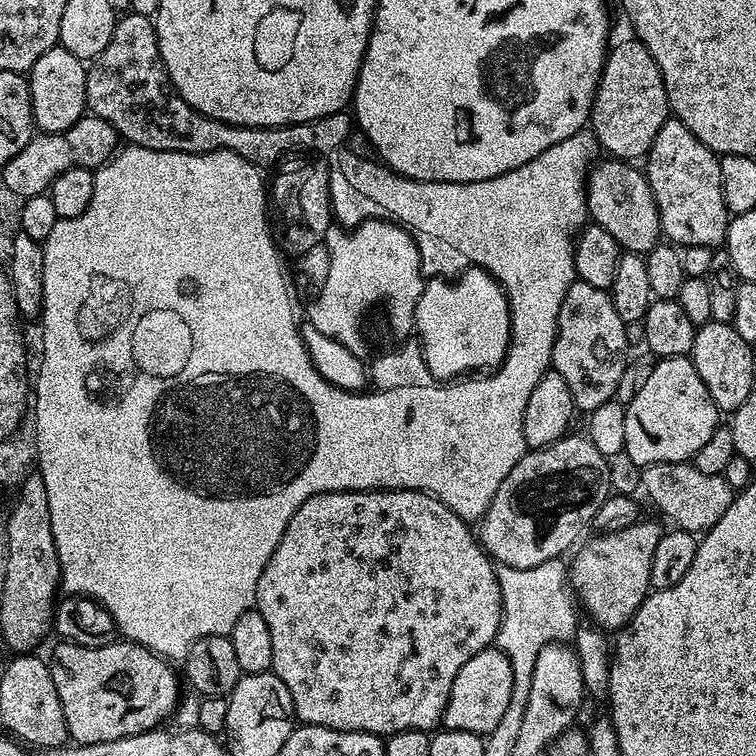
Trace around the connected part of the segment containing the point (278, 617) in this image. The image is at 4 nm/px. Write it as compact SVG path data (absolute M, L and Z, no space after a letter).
M405 488L373 490L371 492L323 492L314 498L306 498L302 506L290 518L282 542L270 554L262 578L258 578L255 611L266 618L270 638L274 645L272 671L290 690L296 718L300 724L317 724L343 732L369 732L387 738L405 732L418 730L428 732L435 729L444 719L444 711L450 702L454 678L474 654L484 648L493 647L502 618L502 594L496 577L497 565L484 551L479 539L464 520L450 506L429 492L415 492Z

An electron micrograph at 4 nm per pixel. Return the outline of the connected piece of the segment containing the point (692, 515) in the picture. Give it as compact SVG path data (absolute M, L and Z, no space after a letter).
M687 461L645 465L641 469L641 489L648 494L653 504L672 520L673 525L693 534L703 534L711 529L729 509L734 499L734 489L724 480L723 476L702 474Z

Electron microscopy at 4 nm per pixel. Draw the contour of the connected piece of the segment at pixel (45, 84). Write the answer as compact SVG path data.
M62 47L51 48L34 62L26 79L32 99L32 123L41 133L61 132L86 115L86 78L88 69L85 61L79 60L70 50Z

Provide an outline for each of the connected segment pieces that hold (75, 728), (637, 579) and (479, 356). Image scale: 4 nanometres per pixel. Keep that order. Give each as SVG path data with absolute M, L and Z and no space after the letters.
M67 642L57 643L52 652L50 667L54 678L54 690L66 718L69 737L77 745L114 742L127 736L137 736L161 727L164 719L175 713L181 699L180 684L171 663L157 652L141 644L117 642L110 646L78 646Z
M641 518L634 526L626 526L626 530L600 534L595 537L597 540L585 539L579 545L580 553L572 564L570 560L570 587L579 607L588 611L587 619L597 628L619 630L631 622L652 588L650 565L661 535L662 528L654 521Z
M475 266L453 280L431 277L415 307L414 332L428 370L439 382L457 379L486 366L494 370L503 364L508 352L511 336L508 297L487 271Z

